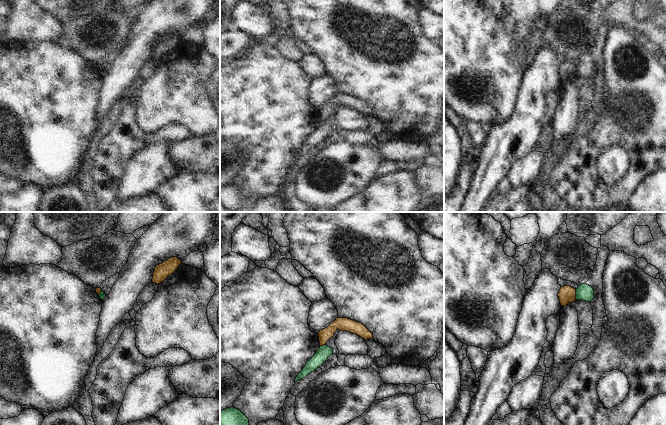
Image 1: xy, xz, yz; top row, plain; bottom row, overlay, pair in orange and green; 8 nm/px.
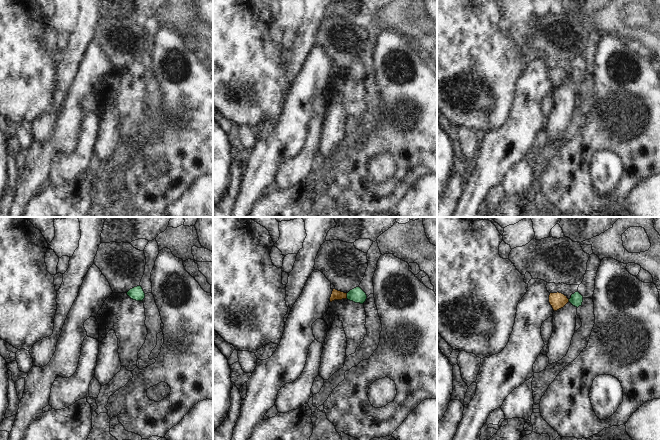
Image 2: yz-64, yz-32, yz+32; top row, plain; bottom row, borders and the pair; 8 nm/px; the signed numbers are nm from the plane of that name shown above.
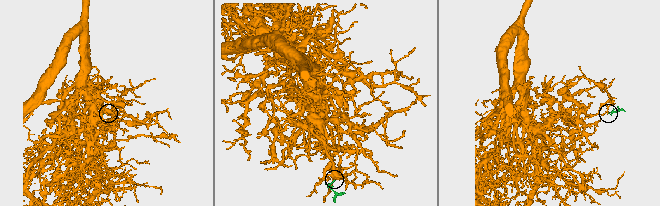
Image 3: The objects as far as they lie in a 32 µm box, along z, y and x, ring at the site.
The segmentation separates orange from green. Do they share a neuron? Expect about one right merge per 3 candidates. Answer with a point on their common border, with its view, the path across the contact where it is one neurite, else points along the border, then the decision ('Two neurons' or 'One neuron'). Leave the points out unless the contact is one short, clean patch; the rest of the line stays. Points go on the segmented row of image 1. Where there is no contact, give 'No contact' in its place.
Touches orange at yz (575, 294). Boundary: yz (575, 289), (576, 299). Two neurons.

